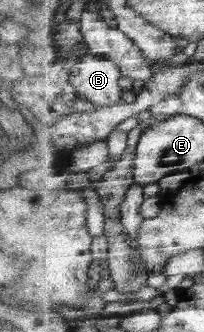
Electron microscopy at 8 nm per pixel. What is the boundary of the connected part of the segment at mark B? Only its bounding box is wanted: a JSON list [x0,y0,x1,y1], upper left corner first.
[70,54,125,108]

